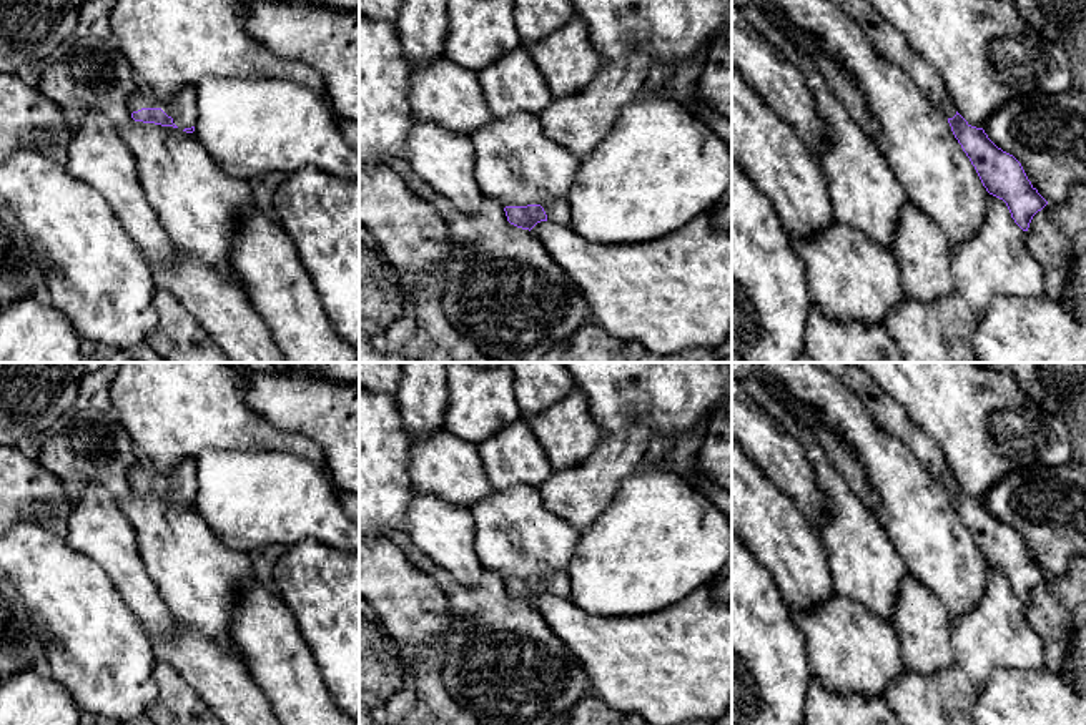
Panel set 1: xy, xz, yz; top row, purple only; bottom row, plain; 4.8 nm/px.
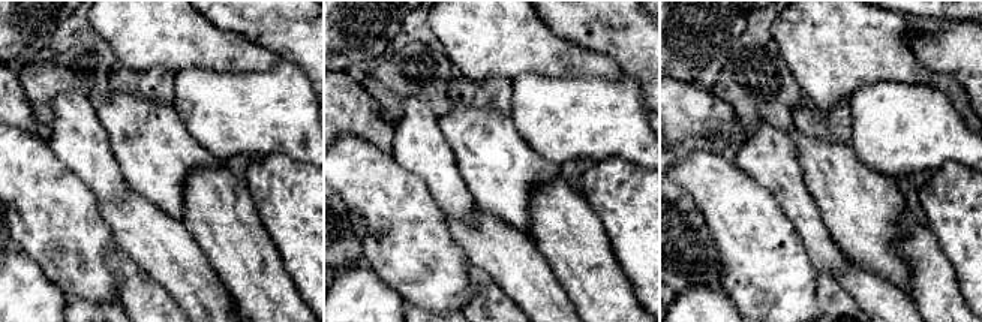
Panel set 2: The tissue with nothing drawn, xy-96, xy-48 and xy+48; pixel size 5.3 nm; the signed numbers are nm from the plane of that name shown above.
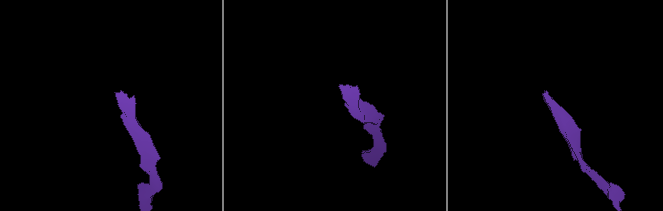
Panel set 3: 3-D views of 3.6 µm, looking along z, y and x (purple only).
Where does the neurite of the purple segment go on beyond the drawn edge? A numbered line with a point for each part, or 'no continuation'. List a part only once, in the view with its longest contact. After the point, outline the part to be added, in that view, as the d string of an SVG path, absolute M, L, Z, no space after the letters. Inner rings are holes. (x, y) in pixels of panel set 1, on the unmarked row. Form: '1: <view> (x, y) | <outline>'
1: xy (183, 479) | M138 456L136 464L130 471L130 484L133 486L141 481L161 481L180 502L191 501L198 492L198 464L195 459L186 459L171 471L160 472Z

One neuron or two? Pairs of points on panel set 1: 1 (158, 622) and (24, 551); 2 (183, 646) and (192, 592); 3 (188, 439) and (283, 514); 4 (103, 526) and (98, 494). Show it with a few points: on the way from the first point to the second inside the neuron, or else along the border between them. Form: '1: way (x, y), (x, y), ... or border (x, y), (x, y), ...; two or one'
1: border (105, 574), (122, 601), (148, 632); two
2: border (173, 617), (212, 637), (220, 646); two
3: border (241, 448), (207, 448), (195, 459); two
4: way (98, 517), (98, 503); one

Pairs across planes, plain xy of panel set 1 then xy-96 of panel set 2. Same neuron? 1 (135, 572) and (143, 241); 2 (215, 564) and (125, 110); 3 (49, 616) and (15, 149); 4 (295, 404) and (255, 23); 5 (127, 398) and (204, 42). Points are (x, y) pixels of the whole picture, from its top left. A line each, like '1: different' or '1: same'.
1: different
2: same
3: same
4: same
5: same

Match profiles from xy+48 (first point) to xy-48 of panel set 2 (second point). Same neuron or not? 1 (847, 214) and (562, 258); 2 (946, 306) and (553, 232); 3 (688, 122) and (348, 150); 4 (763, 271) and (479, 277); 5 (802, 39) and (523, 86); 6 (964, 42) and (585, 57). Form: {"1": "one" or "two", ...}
{"1": "two", "2": "one", "3": "two", "4": "two", "5": "two", "6": "two"}

